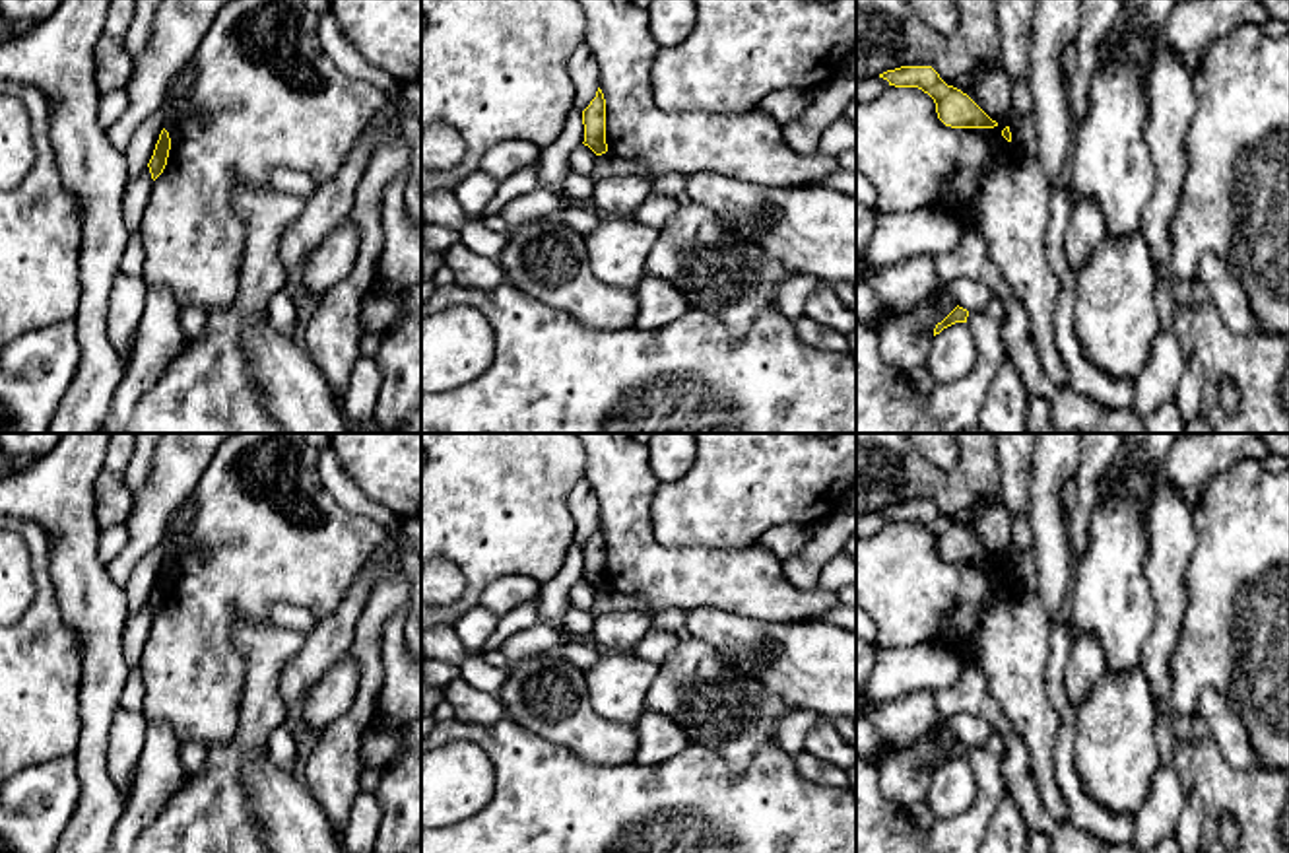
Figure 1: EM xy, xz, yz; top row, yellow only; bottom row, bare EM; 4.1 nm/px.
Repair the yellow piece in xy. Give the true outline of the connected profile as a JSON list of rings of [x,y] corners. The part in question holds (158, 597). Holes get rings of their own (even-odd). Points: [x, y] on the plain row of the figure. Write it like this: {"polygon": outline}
{"polygon": [[[163,563],[155,579],[153,591],[148,598],[153,616],[163,608],[167,600],[169,585],[171,585],[171,573],[169,567]]]}

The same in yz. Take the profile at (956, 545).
{"polygon": [[[901,501],[879,509],[895,523],[918,523],[936,538],[938,554],[951,563],[998,562],[967,529],[947,521],[932,501]]]}

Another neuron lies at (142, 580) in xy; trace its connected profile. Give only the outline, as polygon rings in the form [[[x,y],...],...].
[[[192,497],[184,499],[171,517],[163,542],[153,548],[132,571],[124,591],[128,597],[128,616],[138,614],[148,602],[161,565],[165,563],[167,552],[171,550],[173,538],[190,529],[196,503]]]

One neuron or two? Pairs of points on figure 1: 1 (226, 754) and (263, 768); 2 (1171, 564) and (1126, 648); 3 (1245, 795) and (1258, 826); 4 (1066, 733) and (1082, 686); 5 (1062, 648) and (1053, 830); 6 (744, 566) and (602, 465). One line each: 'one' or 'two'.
1: two
2: two
3: one
4: two
5: two
6: one

